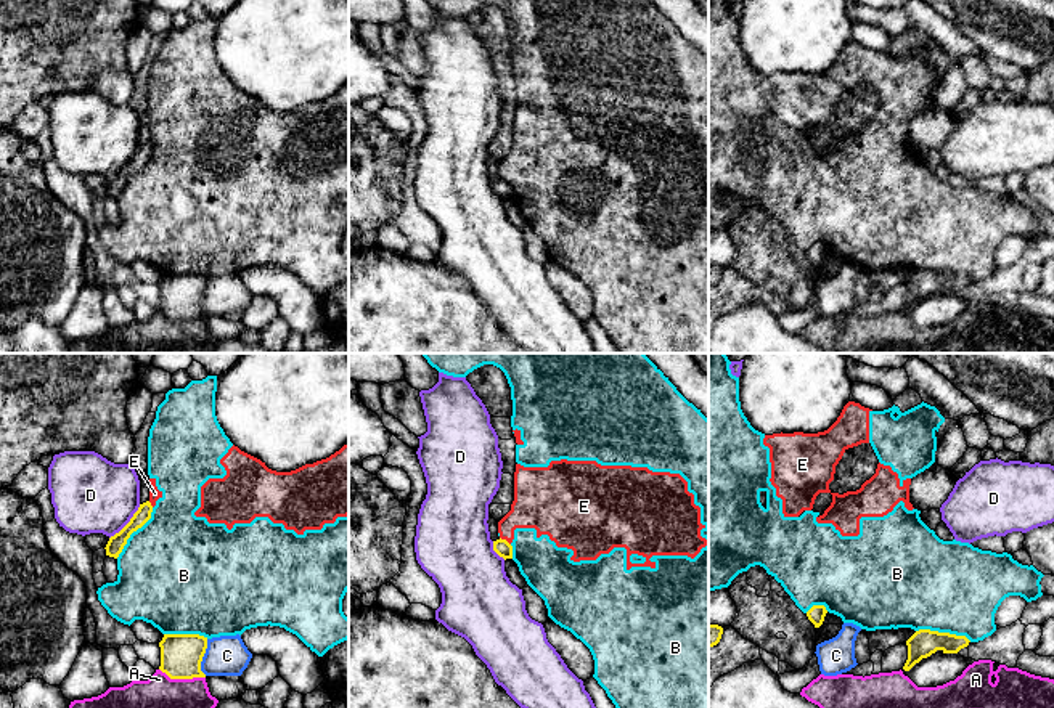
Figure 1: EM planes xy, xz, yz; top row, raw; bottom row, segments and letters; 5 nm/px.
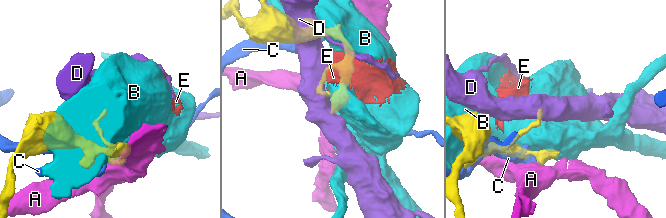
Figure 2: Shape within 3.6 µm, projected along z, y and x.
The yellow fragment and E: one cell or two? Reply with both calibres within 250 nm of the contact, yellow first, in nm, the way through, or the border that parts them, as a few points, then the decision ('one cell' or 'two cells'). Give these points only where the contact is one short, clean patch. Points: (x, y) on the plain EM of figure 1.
calibres 80 and 260 nm; border xz (500, 177), (510, 185); two cells

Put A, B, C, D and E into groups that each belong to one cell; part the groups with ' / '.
A / B E / C / D

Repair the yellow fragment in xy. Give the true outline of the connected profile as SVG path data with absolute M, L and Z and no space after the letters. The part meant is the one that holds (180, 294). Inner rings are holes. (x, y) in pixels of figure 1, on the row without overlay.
M164 275L159 287L159 310L170 319L206 318L201 311L201 302L207 289L207 278L199 275Z

